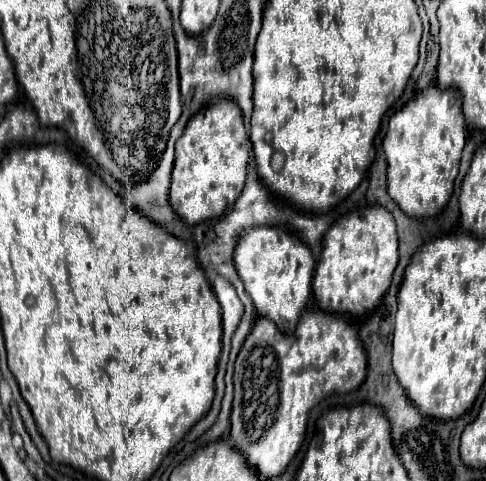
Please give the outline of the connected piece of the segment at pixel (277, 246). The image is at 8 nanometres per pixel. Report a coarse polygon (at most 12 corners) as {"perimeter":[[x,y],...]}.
{"perimeter":[[258,226],[234,252],[262,318],[292,334],[314,258],[298,236]]}

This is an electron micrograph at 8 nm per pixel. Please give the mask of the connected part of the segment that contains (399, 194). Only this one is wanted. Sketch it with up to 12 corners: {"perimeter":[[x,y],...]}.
{"perimeter":[[430,86],[390,118],[388,194],[446,208],[466,134],[462,96]]}

